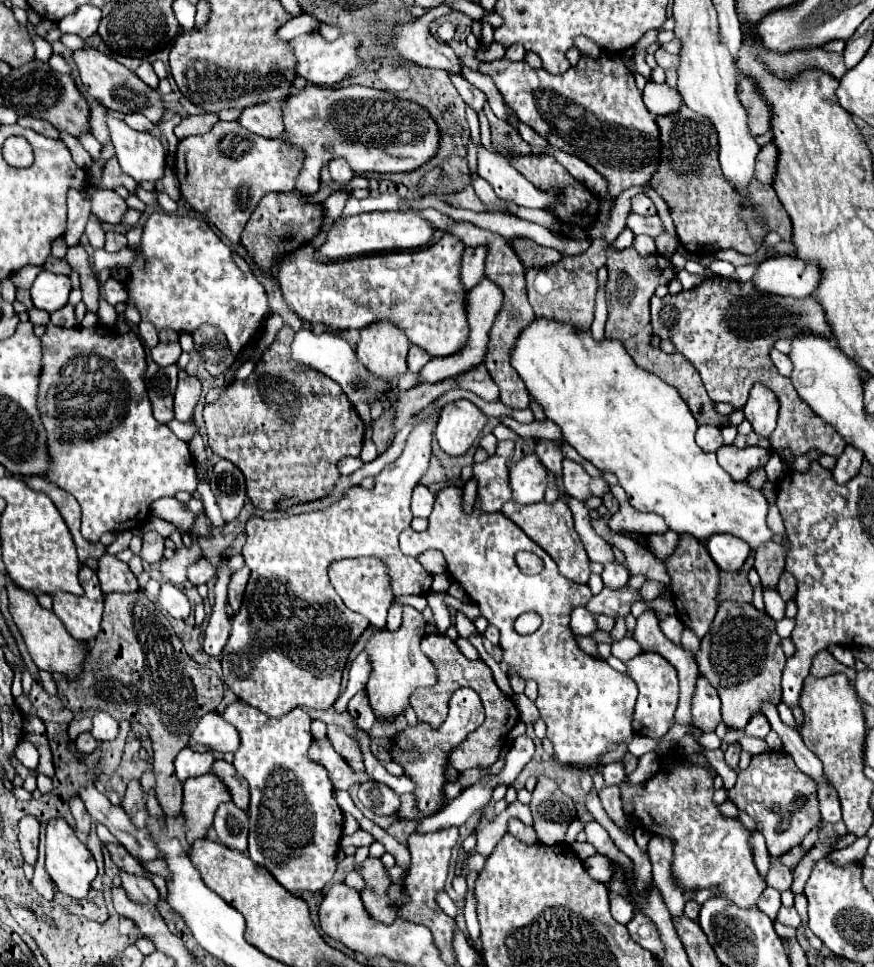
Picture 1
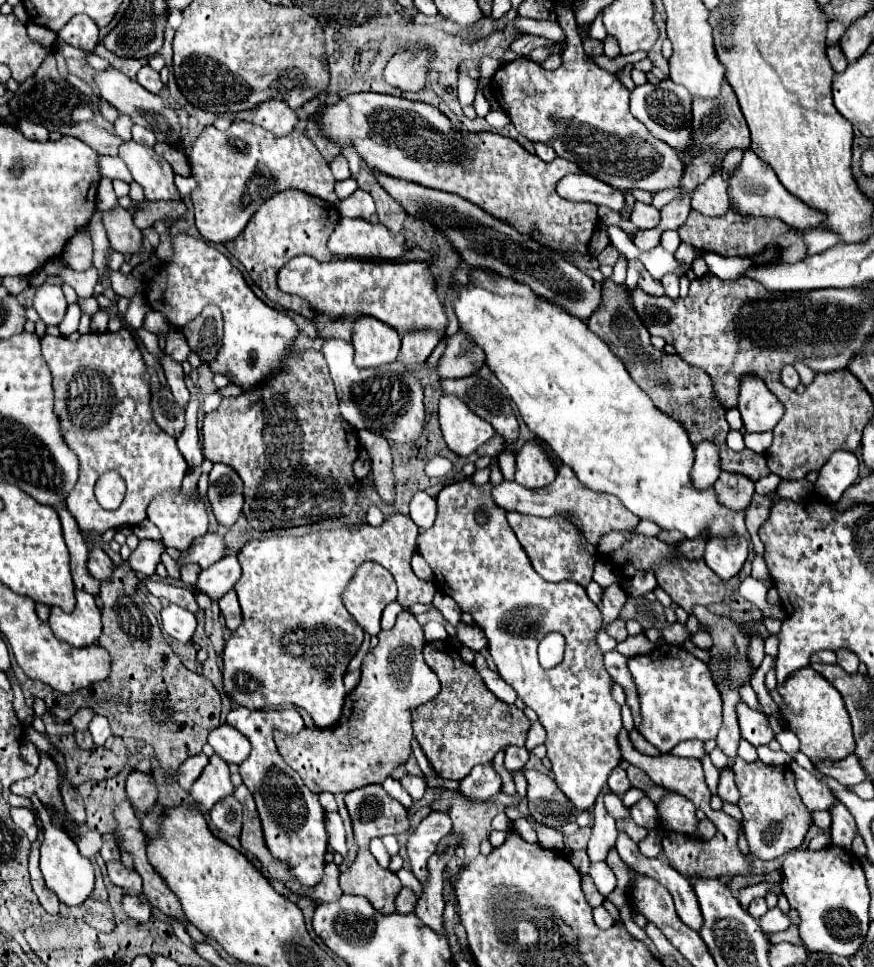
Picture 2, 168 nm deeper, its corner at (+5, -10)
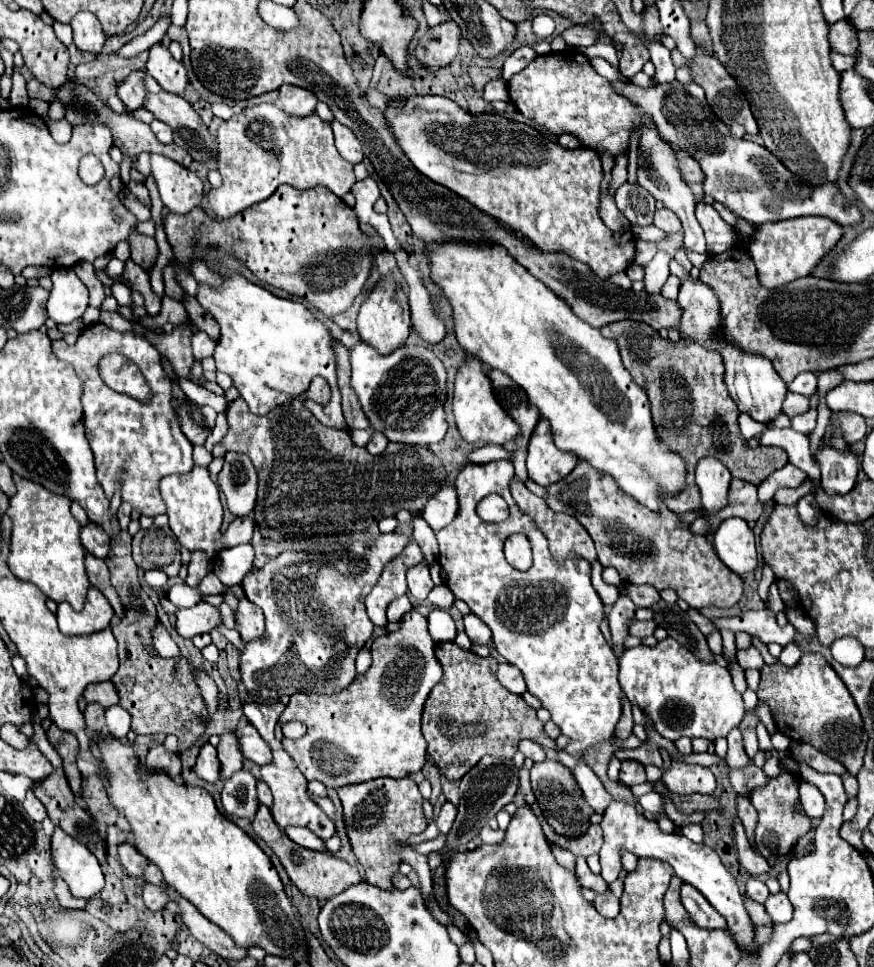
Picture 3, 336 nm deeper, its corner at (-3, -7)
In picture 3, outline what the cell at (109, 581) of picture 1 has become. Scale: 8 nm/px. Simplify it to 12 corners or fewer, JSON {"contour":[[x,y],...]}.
{"contour":[[92,521],[80,531],[88,553],[106,559],[110,537]]}

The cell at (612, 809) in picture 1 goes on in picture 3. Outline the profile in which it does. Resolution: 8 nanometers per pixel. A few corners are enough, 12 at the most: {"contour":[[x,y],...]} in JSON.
{"contour":[[688,883],[682,903],[698,927],[724,929],[724,917]]}

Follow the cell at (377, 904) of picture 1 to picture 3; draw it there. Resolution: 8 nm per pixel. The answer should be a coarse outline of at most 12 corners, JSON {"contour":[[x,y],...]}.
{"contour":[[412,777],[336,789],[366,881],[394,889],[406,845],[426,829]]}

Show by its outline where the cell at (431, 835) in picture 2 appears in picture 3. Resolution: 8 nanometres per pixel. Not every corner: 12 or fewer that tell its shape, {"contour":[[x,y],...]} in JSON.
{"contour":[[446,801],[436,823],[440,833],[448,833],[456,819],[456,805]]}

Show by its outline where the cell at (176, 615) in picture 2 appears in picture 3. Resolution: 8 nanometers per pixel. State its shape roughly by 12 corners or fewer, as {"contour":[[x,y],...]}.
{"contour":[[206,601],[178,609],[176,629],[186,639],[222,623],[220,609]]}

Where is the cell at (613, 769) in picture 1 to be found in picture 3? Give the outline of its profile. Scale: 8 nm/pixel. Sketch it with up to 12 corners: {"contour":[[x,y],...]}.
{"contour":[[622,761],[620,783],[646,783],[644,765],[638,761]]}

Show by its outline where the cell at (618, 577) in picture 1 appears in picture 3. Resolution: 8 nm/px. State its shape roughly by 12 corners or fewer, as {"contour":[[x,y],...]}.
{"contour":[[626,595],[608,613],[616,657],[624,651],[636,605]]}

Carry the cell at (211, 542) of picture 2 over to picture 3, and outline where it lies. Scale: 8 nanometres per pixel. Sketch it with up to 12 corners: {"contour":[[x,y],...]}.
{"contour":[[236,517],[220,543],[248,543],[256,527],[254,517]]}

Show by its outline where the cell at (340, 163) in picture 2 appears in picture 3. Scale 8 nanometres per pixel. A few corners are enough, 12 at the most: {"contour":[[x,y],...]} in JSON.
{"contour":[[338,121],[332,123],[336,149],[352,165],[364,159],[360,141]]}

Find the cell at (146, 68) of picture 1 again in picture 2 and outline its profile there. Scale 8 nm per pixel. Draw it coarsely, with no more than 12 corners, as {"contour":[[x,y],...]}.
{"contour":[[148,64],[138,70],[138,84],[152,94],[162,92],[160,74]]}

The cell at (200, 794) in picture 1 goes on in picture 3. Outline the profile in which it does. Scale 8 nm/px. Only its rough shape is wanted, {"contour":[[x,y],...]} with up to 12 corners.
{"contour":[[224,731],[218,743],[222,781],[242,769],[236,731]]}

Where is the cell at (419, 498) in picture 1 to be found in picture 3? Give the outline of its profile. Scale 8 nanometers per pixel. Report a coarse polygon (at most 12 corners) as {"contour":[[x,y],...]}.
{"contour":[[450,485],[428,501],[422,515],[438,533],[456,519],[458,497]]}

